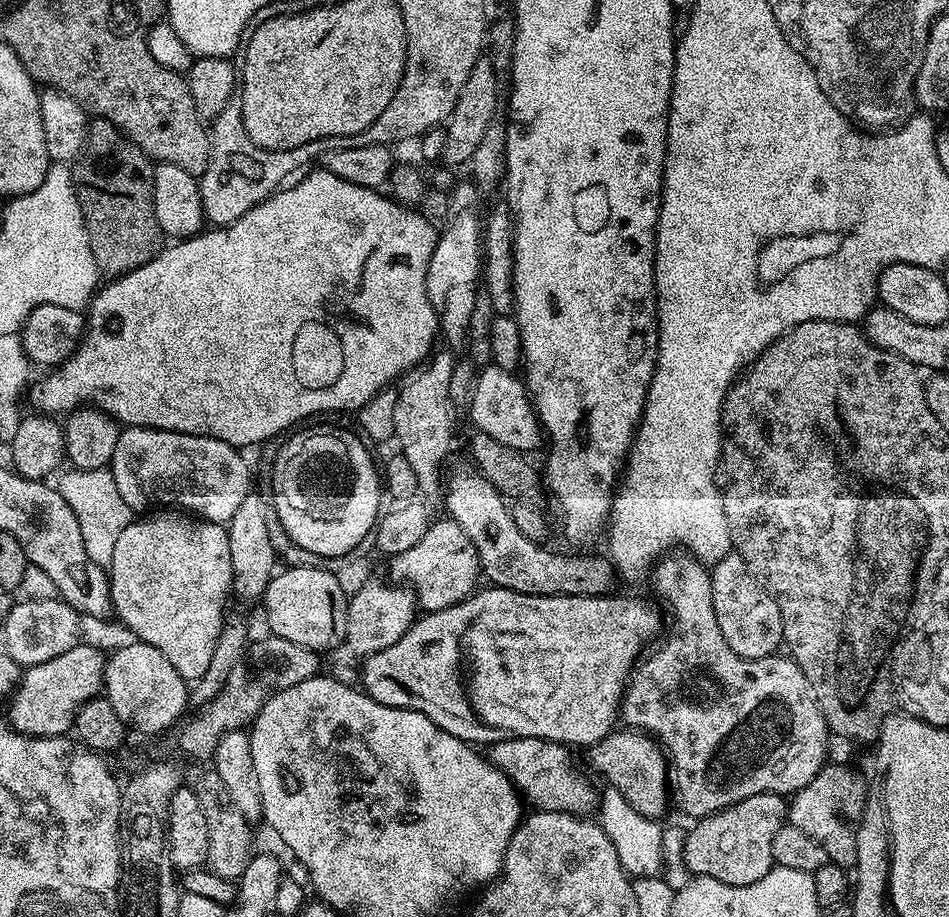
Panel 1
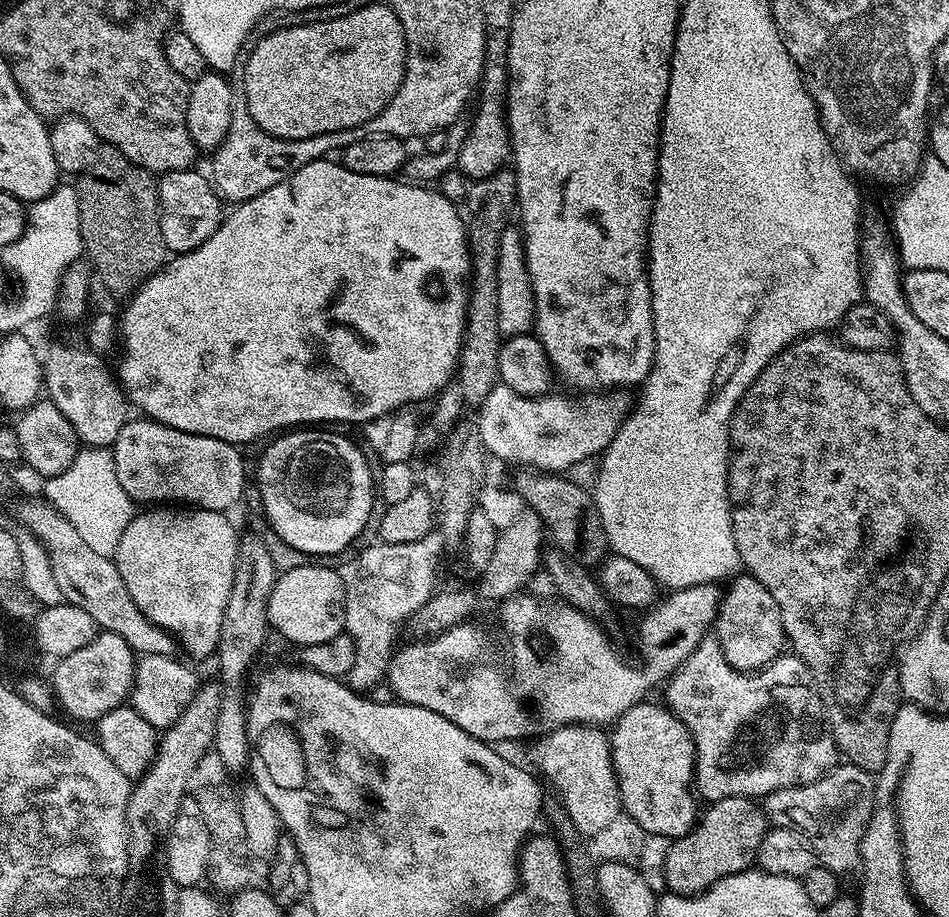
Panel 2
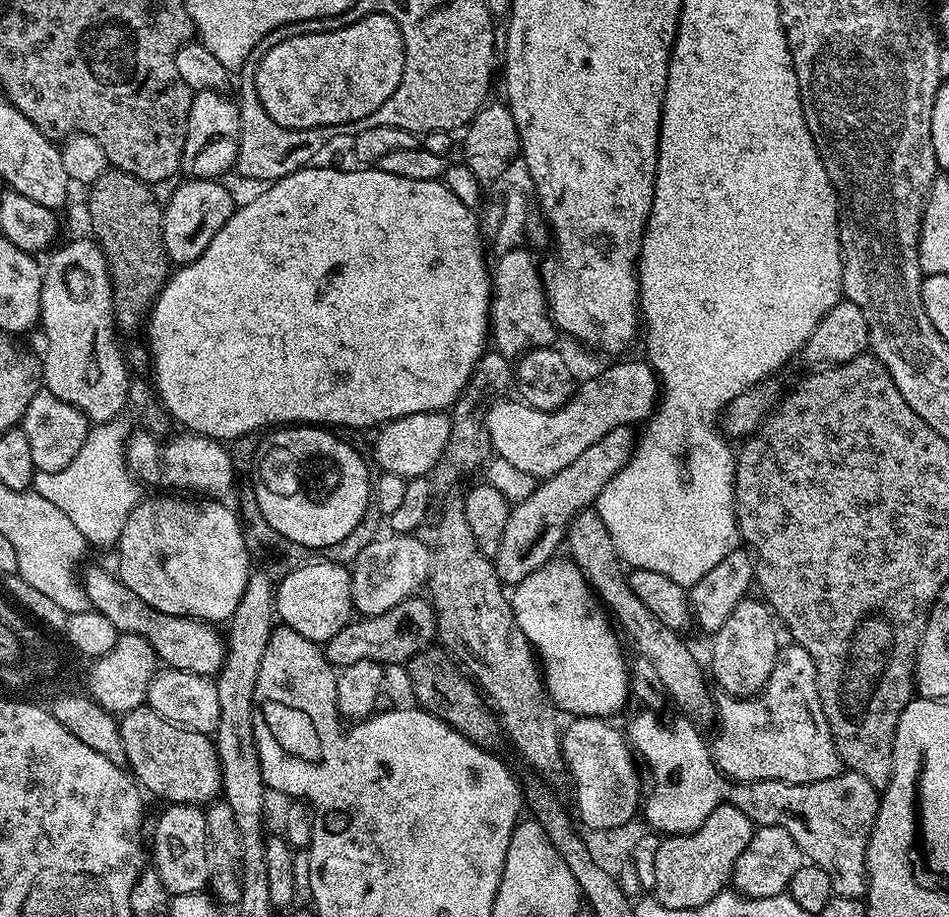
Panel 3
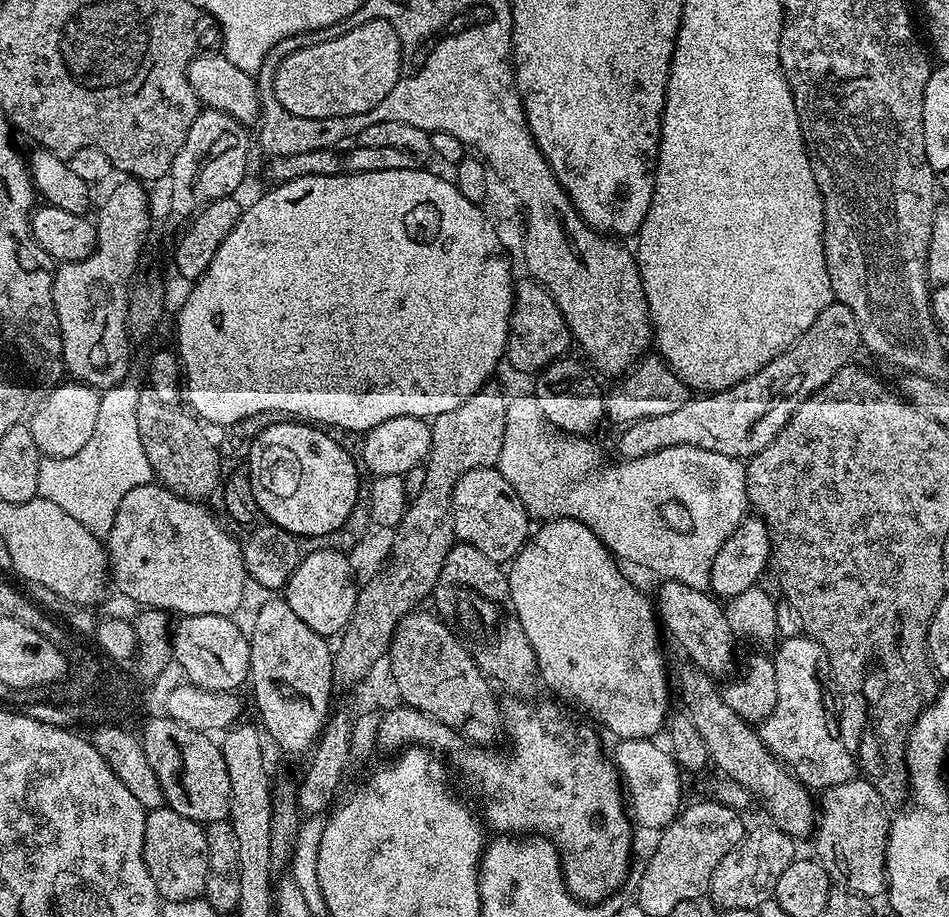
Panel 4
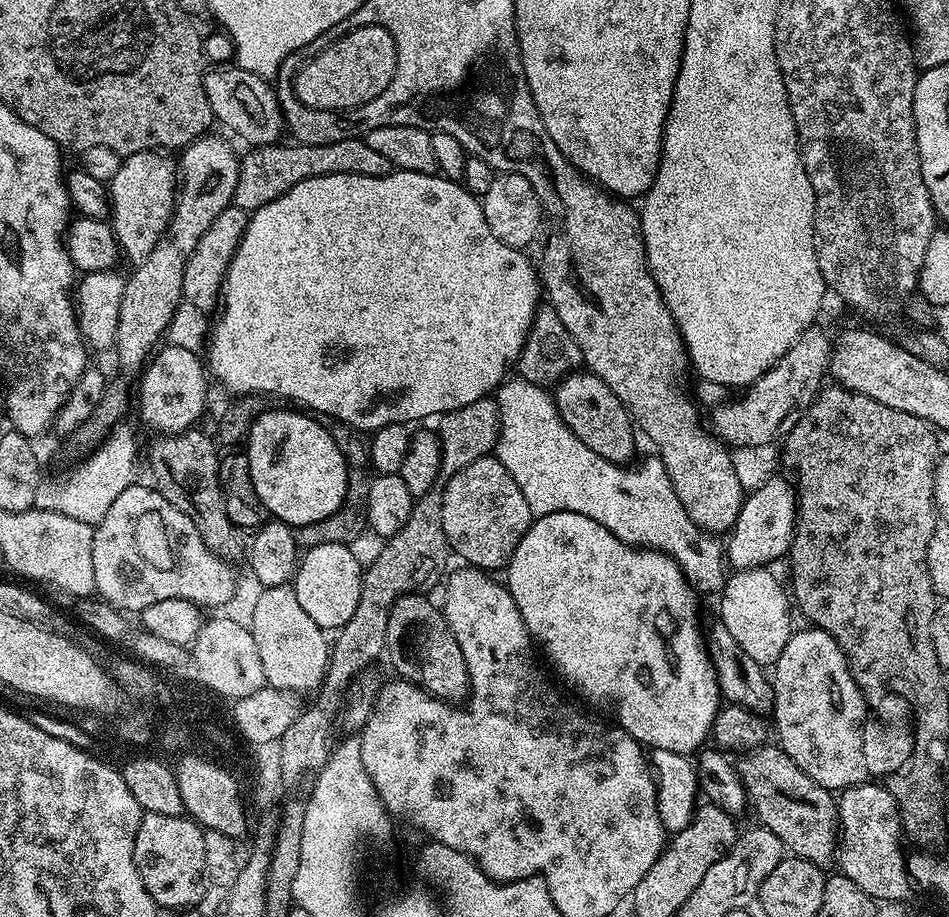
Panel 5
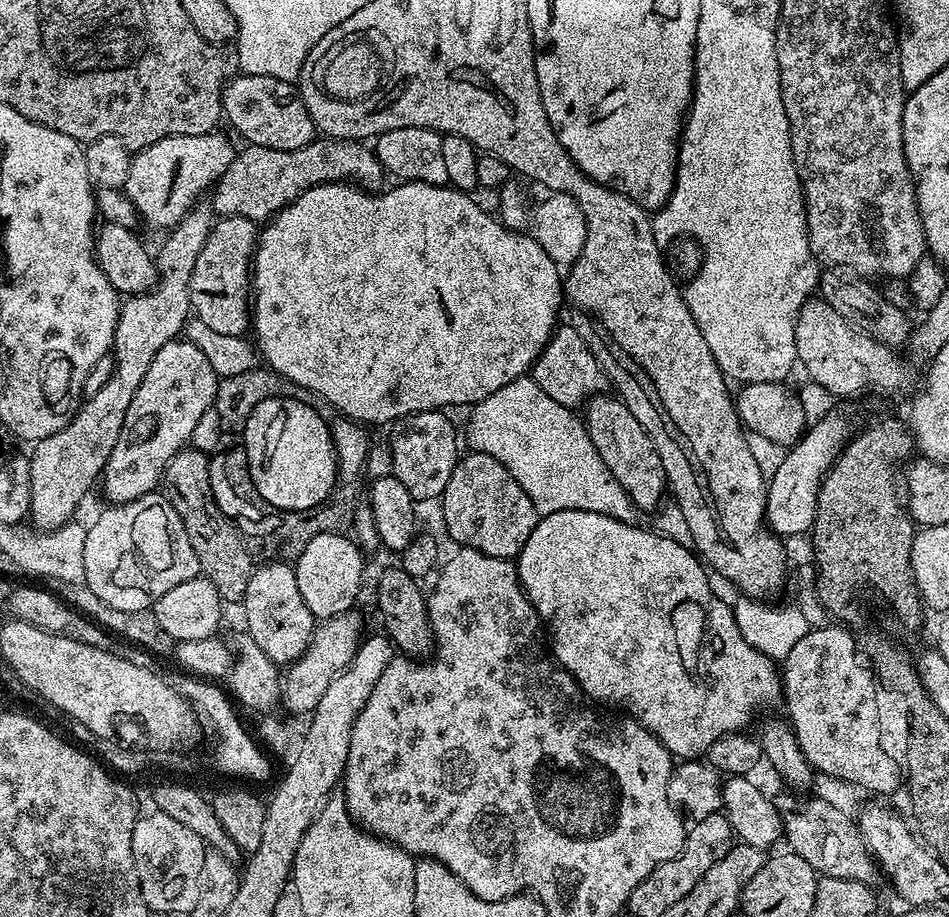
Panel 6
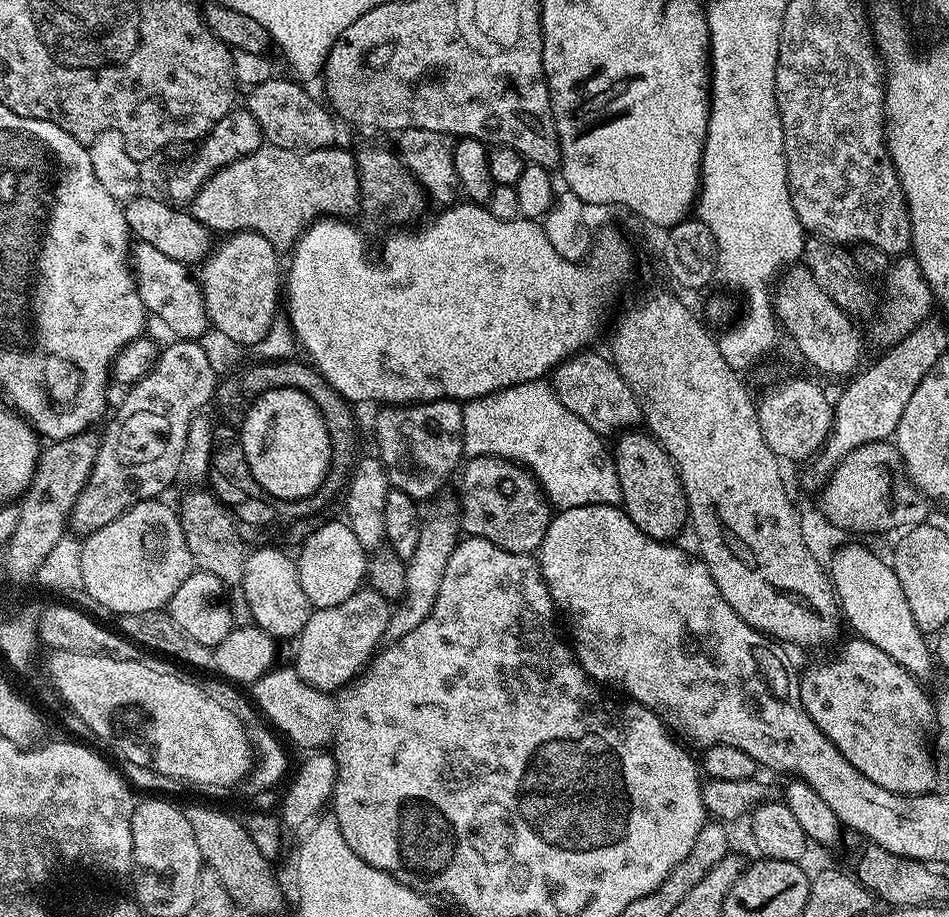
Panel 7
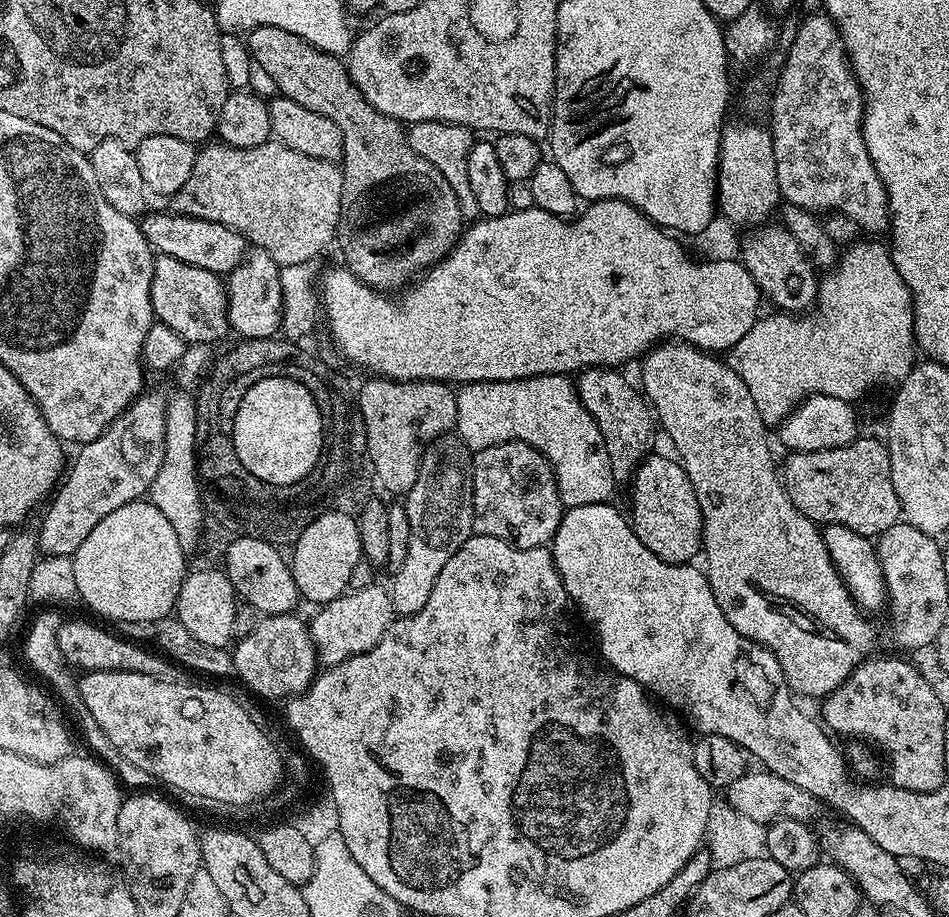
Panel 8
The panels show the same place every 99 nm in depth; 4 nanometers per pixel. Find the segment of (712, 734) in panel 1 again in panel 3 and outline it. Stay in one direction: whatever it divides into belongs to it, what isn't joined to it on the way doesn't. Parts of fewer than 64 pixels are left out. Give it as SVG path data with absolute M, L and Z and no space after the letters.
M789 643L781 647L780 656L764 689L747 698L728 698L719 709L718 716L721 721L724 719L724 733L716 741L711 741L712 758L721 770L726 769L733 781L749 784L755 780L781 780L791 784L809 784L834 778L842 771L840 755L820 705L816 663L802 646Z

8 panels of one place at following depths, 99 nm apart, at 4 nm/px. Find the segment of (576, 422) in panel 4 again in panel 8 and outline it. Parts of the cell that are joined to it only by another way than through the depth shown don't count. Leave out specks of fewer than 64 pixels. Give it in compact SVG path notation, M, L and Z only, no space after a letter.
M649 454L634 473L634 479L630 484L630 523L638 538L642 538L646 550L658 554L658 558L671 564L686 564L695 561L695 556L699 557L702 552L702 510L698 506L694 486L679 459L671 455L656 455Z

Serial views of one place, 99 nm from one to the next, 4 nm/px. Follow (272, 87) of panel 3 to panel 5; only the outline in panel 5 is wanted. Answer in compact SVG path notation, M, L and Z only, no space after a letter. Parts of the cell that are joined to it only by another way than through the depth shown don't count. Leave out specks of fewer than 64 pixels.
M367 24L355 28L350 34L338 38L328 48L323 48L319 54L311 57L304 67L296 73L294 81L296 97L306 106L326 110L327 112L344 112L347 108L357 108L382 94L390 86L396 73L396 47L394 38L382 26Z

